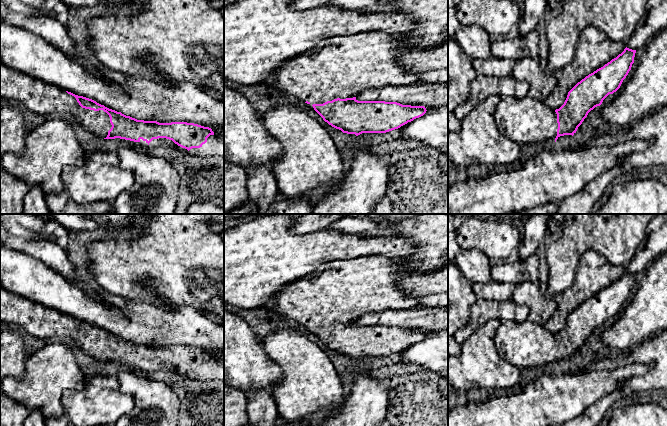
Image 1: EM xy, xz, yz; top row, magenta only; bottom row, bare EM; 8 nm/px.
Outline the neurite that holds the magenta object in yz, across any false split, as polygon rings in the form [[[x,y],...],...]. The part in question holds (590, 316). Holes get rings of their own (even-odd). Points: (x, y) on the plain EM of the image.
[[[626,271],[616,282],[578,306],[568,316],[564,328],[556,334],[529,320],[524,322],[501,321],[495,334],[495,346],[500,356],[519,369],[538,367],[542,370],[556,366],[560,360],[573,360],[588,337],[595,331],[600,330],[609,318],[613,318],[620,312],[631,294],[635,277],[636,274]]]

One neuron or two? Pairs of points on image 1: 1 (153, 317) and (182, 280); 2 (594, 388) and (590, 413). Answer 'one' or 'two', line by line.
1: two
2: two

